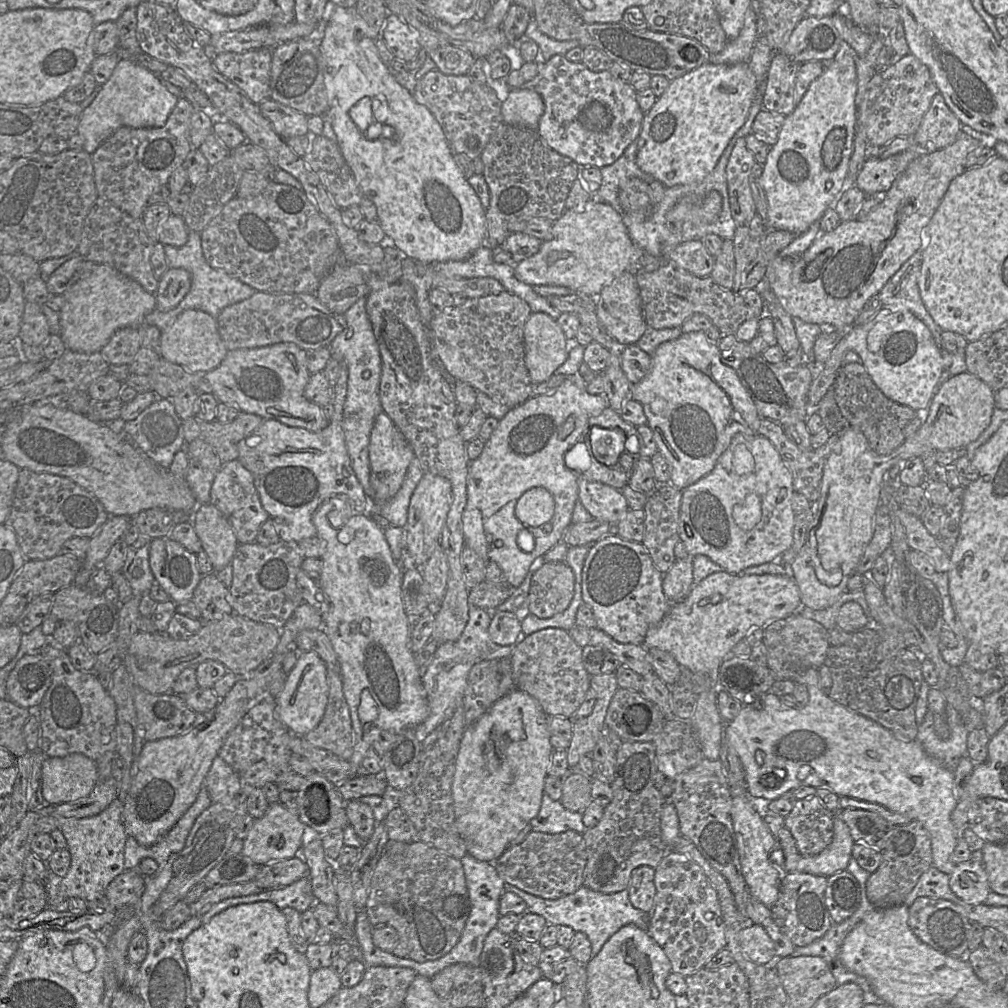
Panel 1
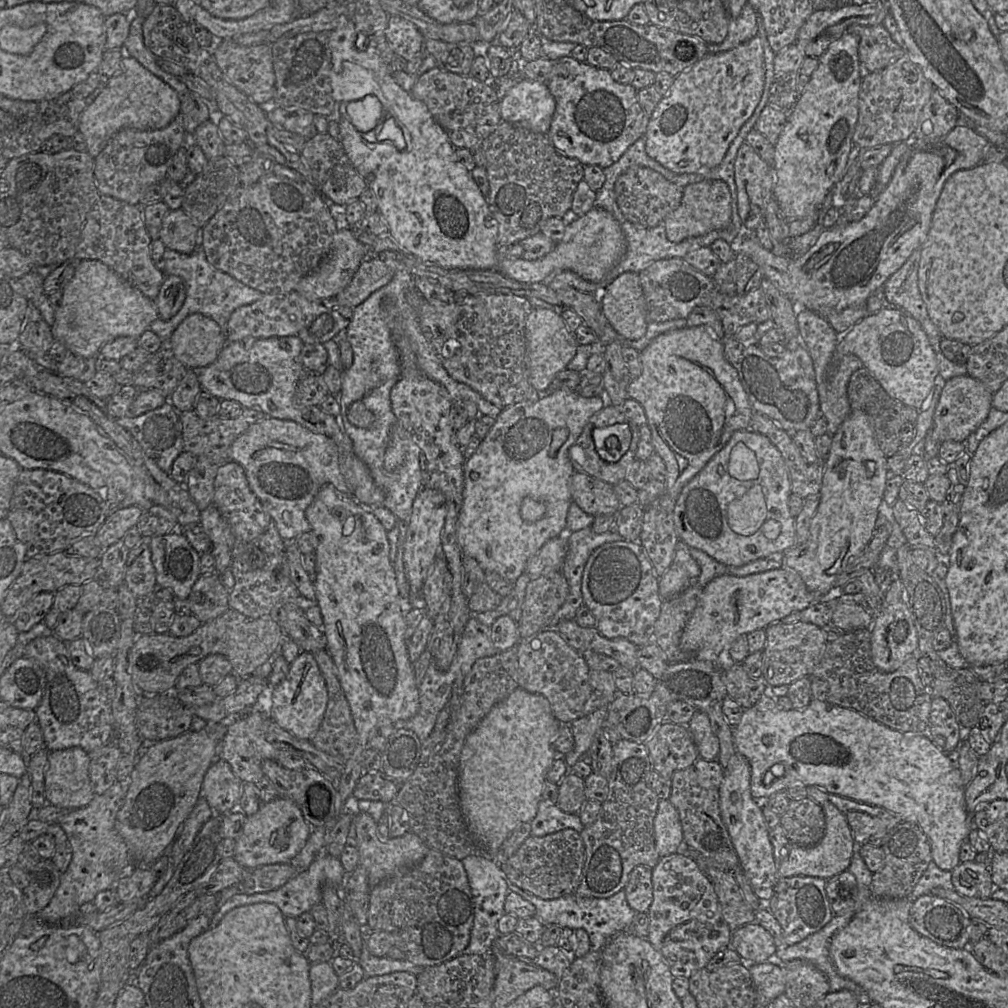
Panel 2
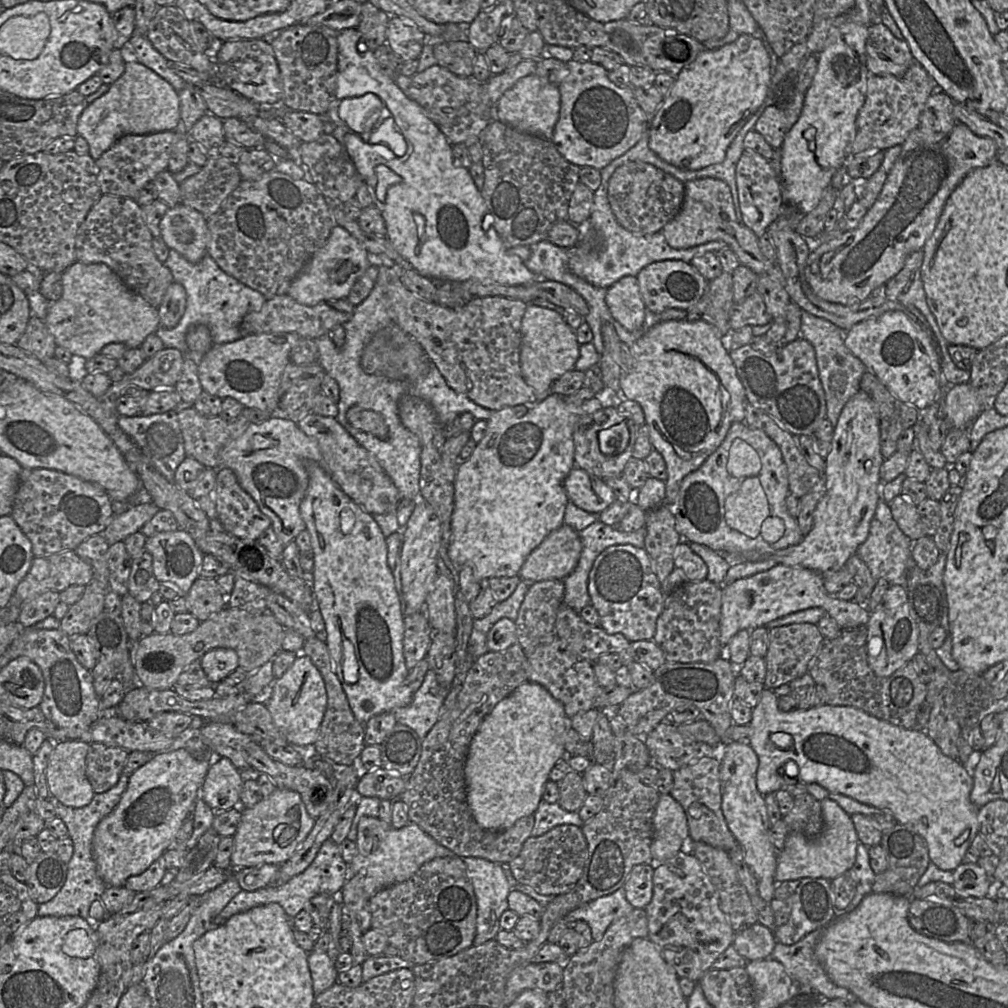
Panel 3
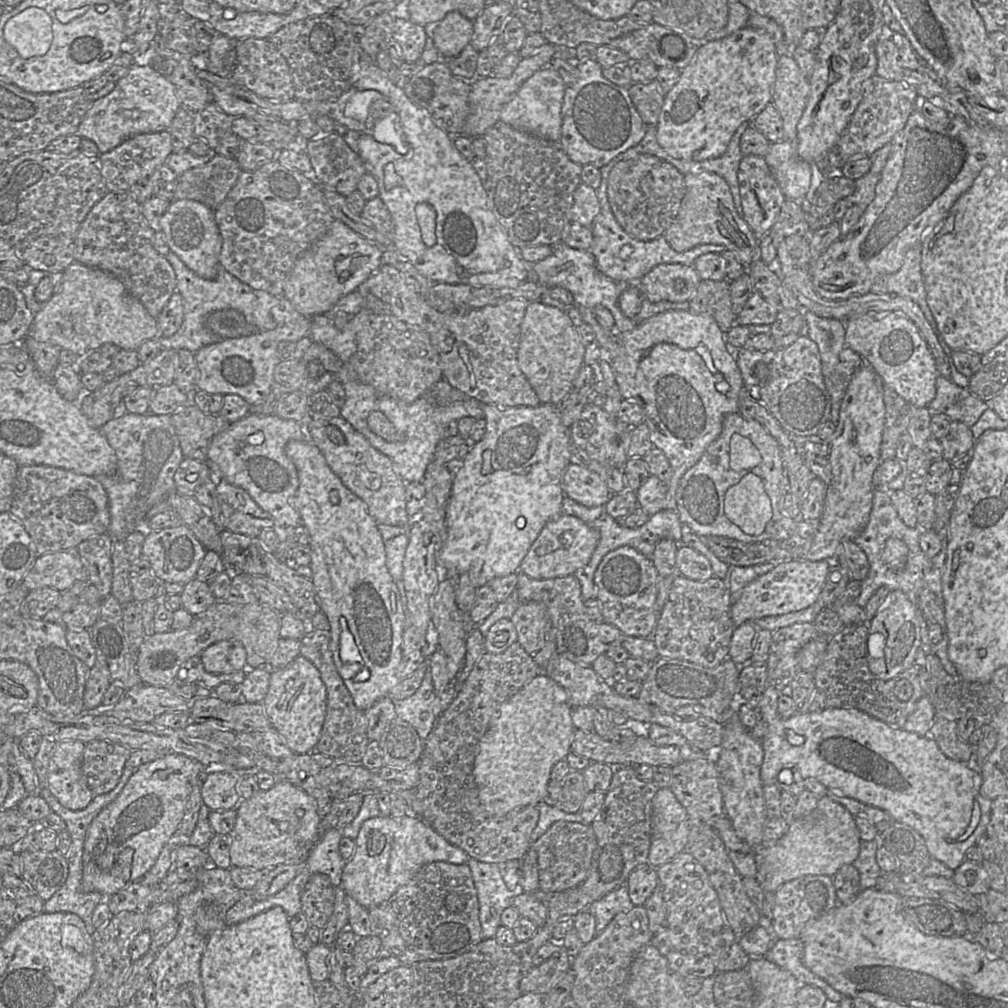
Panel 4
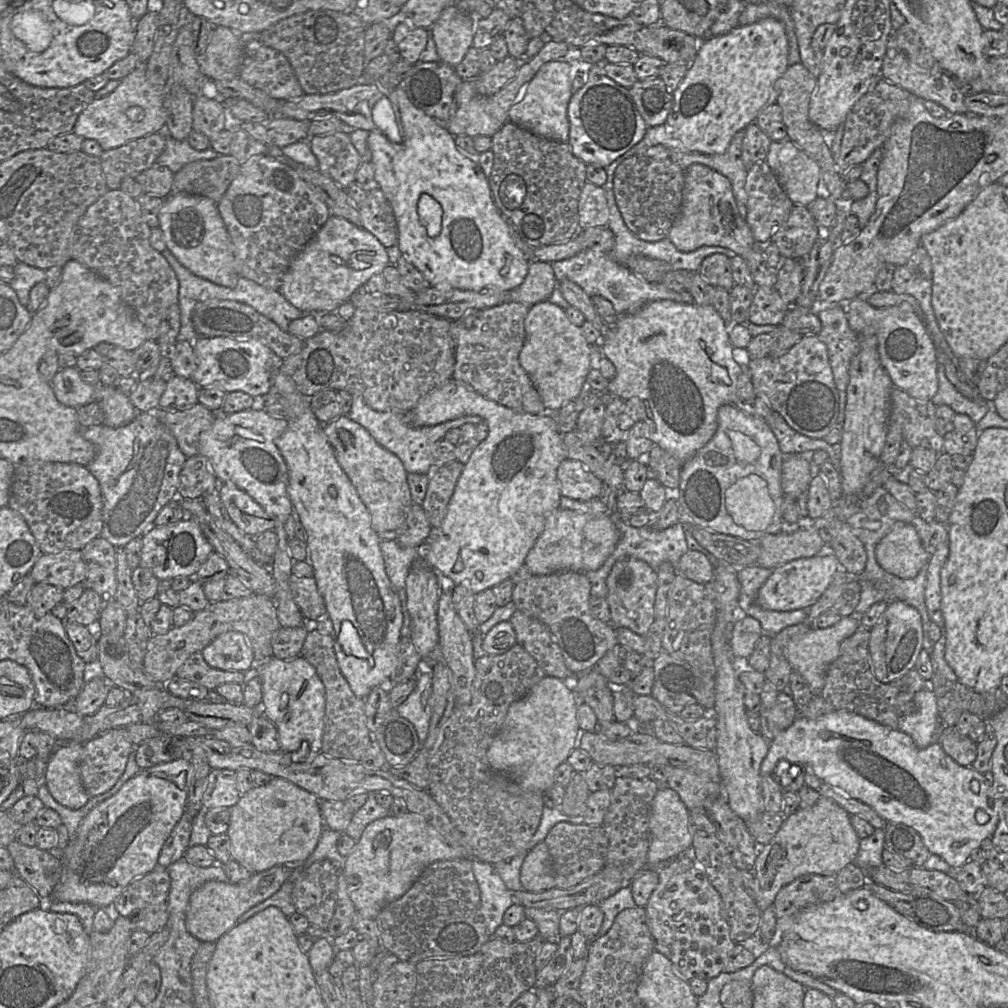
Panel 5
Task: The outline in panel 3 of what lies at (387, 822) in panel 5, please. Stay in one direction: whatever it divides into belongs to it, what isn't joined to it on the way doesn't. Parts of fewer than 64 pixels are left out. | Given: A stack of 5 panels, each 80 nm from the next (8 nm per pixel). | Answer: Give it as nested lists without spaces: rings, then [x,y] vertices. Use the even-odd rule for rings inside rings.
[[[369,816],[361,818],[355,843],[358,853],[348,865],[347,881],[356,874],[362,874],[364,890],[369,898],[386,887],[408,880],[430,860],[458,857],[451,850],[437,843],[415,823],[410,822],[401,829],[395,829],[391,824]]]

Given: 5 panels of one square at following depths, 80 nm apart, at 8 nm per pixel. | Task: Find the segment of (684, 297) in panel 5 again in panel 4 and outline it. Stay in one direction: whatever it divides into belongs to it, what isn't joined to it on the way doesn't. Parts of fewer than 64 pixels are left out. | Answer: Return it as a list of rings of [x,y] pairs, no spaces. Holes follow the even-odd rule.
[[[558,242],[550,246],[552,253],[545,259],[534,263],[531,267],[539,283],[546,287],[558,286],[570,291],[574,297],[575,305],[581,305],[591,310],[595,310],[597,306],[607,308],[613,315],[615,324],[621,334],[632,331],[634,328],[659,313],[669,310],[689,310],[689,302],[673,303],[661,301],[652,303],[643,296],[640,312],[633,318],[627,318],[619,308],[618,299],[621,293],[632,283],[615,281],[603,274],[597,268],[595,256],[589,250],[574,249],[563,242]]]

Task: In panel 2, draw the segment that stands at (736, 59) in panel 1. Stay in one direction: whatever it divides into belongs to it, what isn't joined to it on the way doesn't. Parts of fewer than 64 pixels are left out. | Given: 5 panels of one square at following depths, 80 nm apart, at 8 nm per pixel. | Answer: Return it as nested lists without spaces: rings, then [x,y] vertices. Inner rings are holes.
[[[745,4],[737,18],[729,19],[726,38],[719,44],[707,44],[708,53],[728,51],[757,35],[757,12],[750,4]]]

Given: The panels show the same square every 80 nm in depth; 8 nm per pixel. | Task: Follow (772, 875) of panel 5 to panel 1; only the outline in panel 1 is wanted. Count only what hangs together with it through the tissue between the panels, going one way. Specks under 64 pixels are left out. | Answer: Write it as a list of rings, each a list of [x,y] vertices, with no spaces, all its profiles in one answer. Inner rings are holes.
[[[838,812],[834,813],[833,830],[831,843],[821,853],[815,856],[801,856],[790,872],[829,877],[846,870],[849,860],[852,858],[852,847],[855,841]]]

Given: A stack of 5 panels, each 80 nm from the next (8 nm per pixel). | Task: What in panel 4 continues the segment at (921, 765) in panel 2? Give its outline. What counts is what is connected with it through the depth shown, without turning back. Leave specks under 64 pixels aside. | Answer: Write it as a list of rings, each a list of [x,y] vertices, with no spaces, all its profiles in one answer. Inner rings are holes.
[[[767,685],[757,708],[757,720],[759,717],[767,723],[767,733],[760,740],[764,751],[760,769],[763,786],[792,784],[798,777],[815,778],[837,795],[877,807],[886,811],[895,822],[915,829],[925,840],[930,856],[952,870],[962,864],[967,851],[986,834],[993,800],[979,793],[981,774],[970,769],[967,763],[945,756],[930,735],[921,736],[904,728],[896,728],[853,707],[826,707],[816,712],[795,713],[783,719],[777,711],[779,696],[779,691]]]

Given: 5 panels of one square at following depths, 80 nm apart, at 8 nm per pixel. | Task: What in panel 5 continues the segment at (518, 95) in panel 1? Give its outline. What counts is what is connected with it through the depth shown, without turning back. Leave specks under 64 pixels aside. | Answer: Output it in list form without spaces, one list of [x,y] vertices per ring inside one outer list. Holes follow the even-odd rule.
[[[574,55],[545,63],[528,83],[521,100],[509,109],[508,121],[537,136],[568,143],[570,125],[567,109],[573,94],[572,82],[580,69],[582,60]]]

